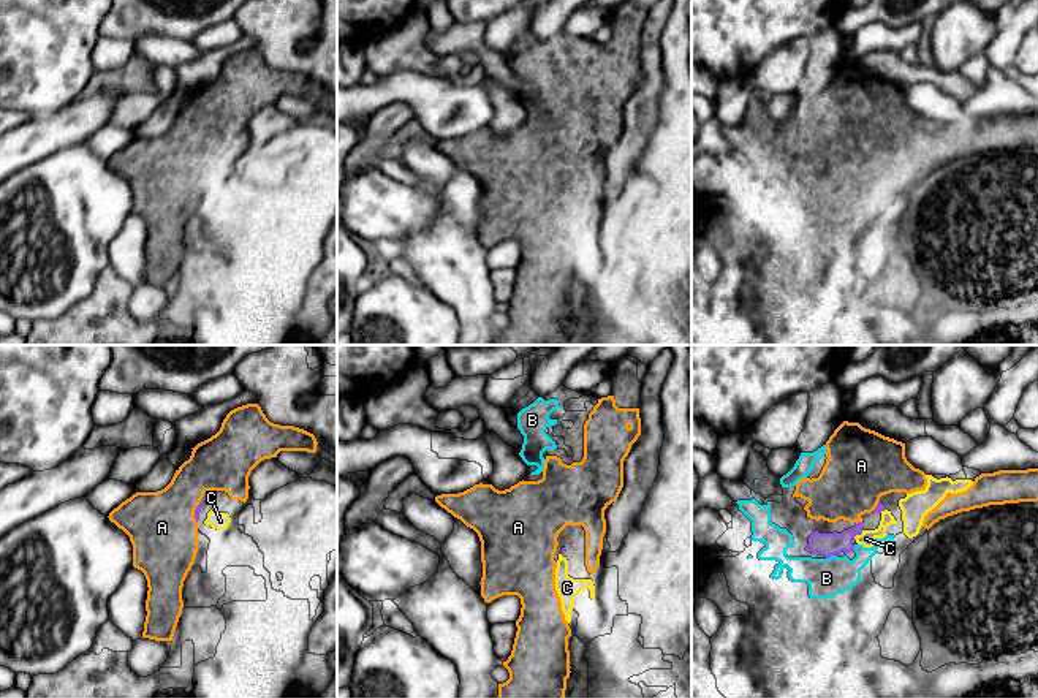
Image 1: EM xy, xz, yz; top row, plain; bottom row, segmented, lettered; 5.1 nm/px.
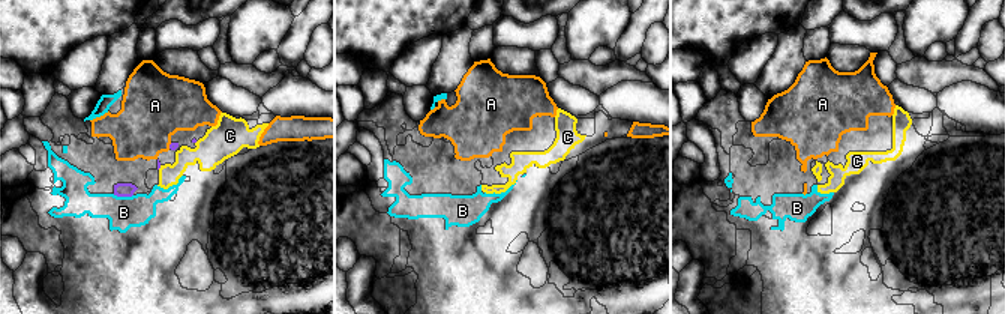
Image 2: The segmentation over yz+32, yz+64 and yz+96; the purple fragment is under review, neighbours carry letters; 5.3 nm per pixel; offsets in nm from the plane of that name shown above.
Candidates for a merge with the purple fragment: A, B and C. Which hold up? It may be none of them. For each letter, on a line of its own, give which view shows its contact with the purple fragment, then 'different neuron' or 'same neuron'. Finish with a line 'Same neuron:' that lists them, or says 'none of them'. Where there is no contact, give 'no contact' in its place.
A: contact in yz; same neuron
B: contact in yz; same neuron
C: contact in yz; same neuron
Same neuron: A, B, C

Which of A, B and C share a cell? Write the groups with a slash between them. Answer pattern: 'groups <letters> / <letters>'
groups A B C

